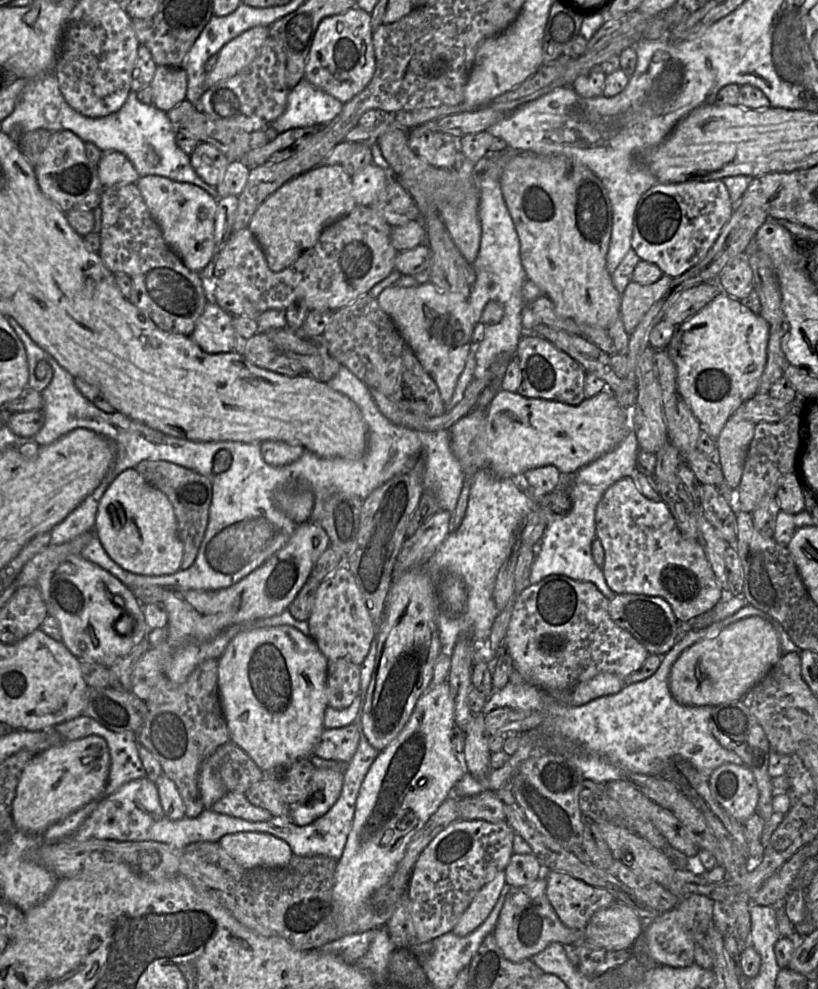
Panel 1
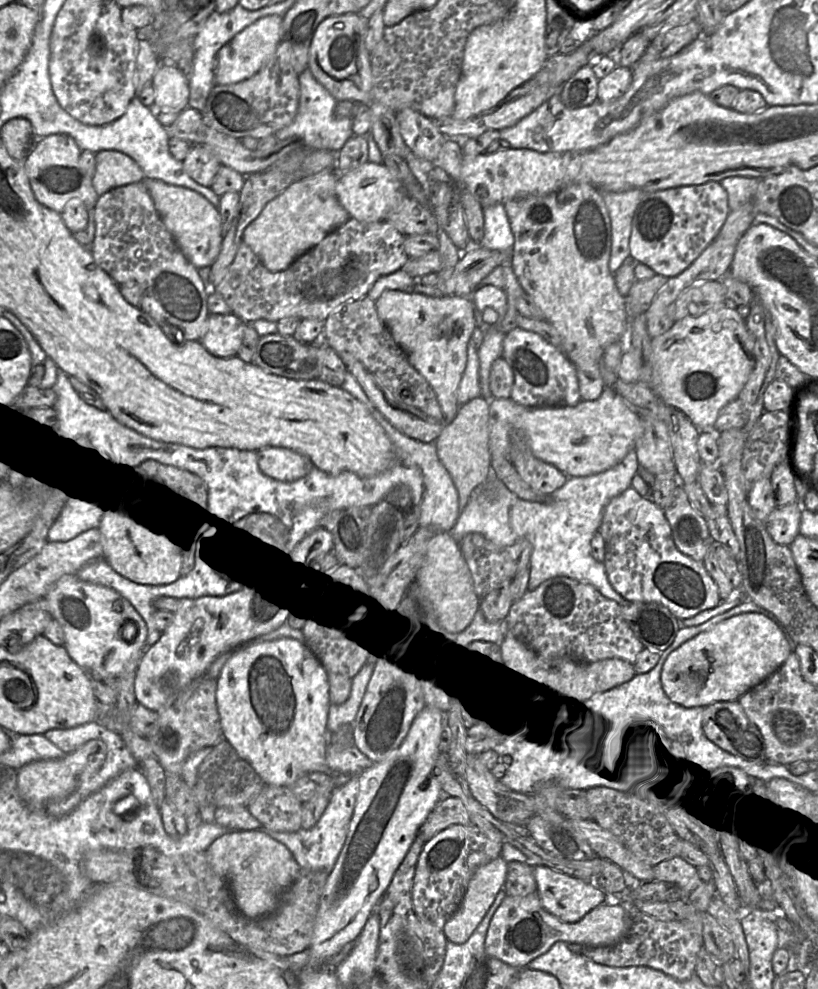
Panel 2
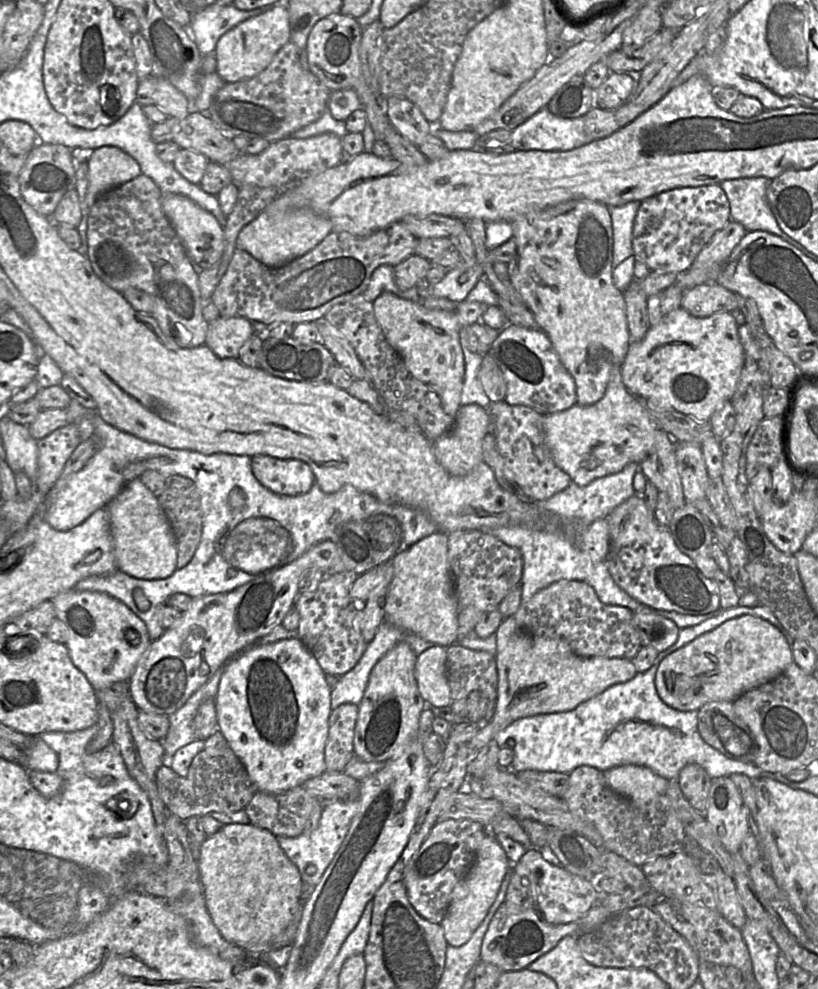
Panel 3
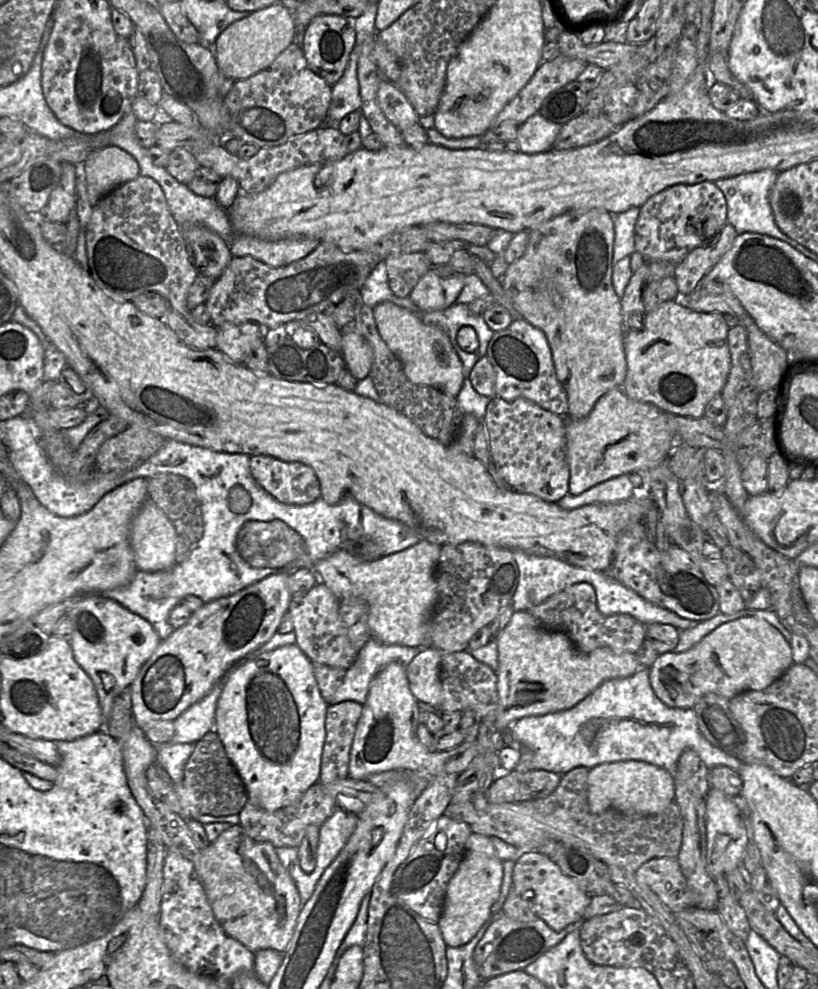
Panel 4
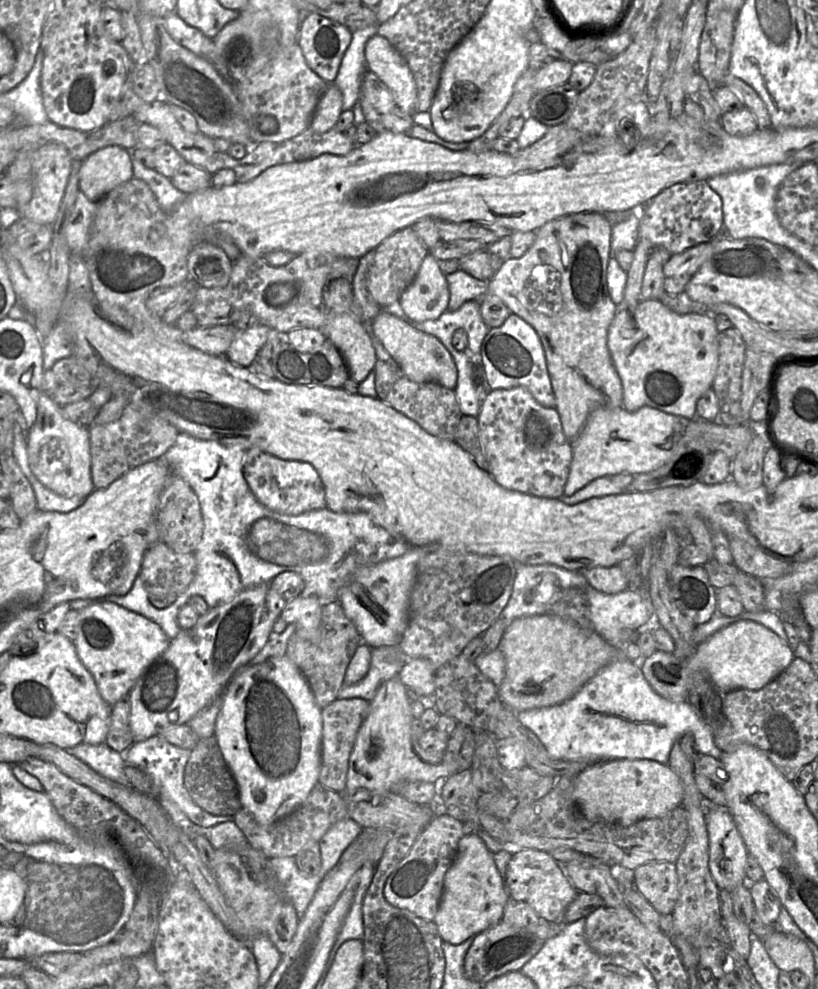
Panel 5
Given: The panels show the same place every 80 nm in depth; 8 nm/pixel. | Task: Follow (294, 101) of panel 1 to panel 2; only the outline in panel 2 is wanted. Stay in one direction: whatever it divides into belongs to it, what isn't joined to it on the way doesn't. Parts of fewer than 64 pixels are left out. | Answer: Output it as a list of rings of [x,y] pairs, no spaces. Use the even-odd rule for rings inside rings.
[[[306,68],[299,76],[299,105],[293,121],[274,133],[277,140],[296,140],[308,149],[326,149],[338,152],[353,136],[352,117],[355,103],[350,100],[337,101],[328,90],[313,77]]]

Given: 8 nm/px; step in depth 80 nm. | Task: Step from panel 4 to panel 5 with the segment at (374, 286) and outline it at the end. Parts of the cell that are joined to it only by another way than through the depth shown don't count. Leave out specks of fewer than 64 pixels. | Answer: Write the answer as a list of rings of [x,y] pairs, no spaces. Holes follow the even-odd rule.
[[[373,251],[368,252],[359,258],[359,265],[352,280],[353,290],[353,314],[364,322],[371,322],[380,312],[394,312],[398,318],[407,322],[411,321],[403,312],[398,301],[387,307],[379,306],[370,296],[366,286],[366,276],[372,263]]]

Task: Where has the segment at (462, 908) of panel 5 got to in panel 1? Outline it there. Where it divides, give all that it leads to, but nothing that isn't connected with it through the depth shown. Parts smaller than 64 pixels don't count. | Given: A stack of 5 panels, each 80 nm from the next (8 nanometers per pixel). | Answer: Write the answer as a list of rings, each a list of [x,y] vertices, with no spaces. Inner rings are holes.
[[[500,871],[478,891],[451,932],[462,937],[479,927],[493,910],[505,886],[505,871]]]

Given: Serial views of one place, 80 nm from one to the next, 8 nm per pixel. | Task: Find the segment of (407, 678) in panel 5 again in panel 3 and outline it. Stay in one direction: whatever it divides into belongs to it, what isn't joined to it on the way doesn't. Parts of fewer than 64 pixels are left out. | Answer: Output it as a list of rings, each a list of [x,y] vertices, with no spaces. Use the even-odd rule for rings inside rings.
[[[433,645],[417,656],[415,678],[424,701],[442,708],[451,704],[446,672],[447,649]]]

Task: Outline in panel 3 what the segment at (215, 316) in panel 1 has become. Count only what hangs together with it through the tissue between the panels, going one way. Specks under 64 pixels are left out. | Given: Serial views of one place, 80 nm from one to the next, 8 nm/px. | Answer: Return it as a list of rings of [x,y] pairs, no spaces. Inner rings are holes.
[[[219,317],[208,325],[205,345],[221,359],[238,359],[243,344],[255,333],[245,318]]]

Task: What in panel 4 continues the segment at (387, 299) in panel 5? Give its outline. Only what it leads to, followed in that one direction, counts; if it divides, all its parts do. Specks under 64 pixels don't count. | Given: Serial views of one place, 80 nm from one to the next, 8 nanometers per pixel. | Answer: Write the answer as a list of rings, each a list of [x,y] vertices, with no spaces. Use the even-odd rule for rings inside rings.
[[[425,252],[391,254],[384,262],[389,287],[400,298],[409,296],[417,282],[433,266]]]

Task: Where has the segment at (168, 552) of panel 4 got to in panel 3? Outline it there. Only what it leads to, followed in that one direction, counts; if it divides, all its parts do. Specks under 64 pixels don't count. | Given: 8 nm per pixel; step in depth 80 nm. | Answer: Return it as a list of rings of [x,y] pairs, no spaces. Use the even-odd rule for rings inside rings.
[[[140,478],[128,482],[107,504],[118,570],[144,580],[165,579],[177,570],[177,540],[154,494]]]

